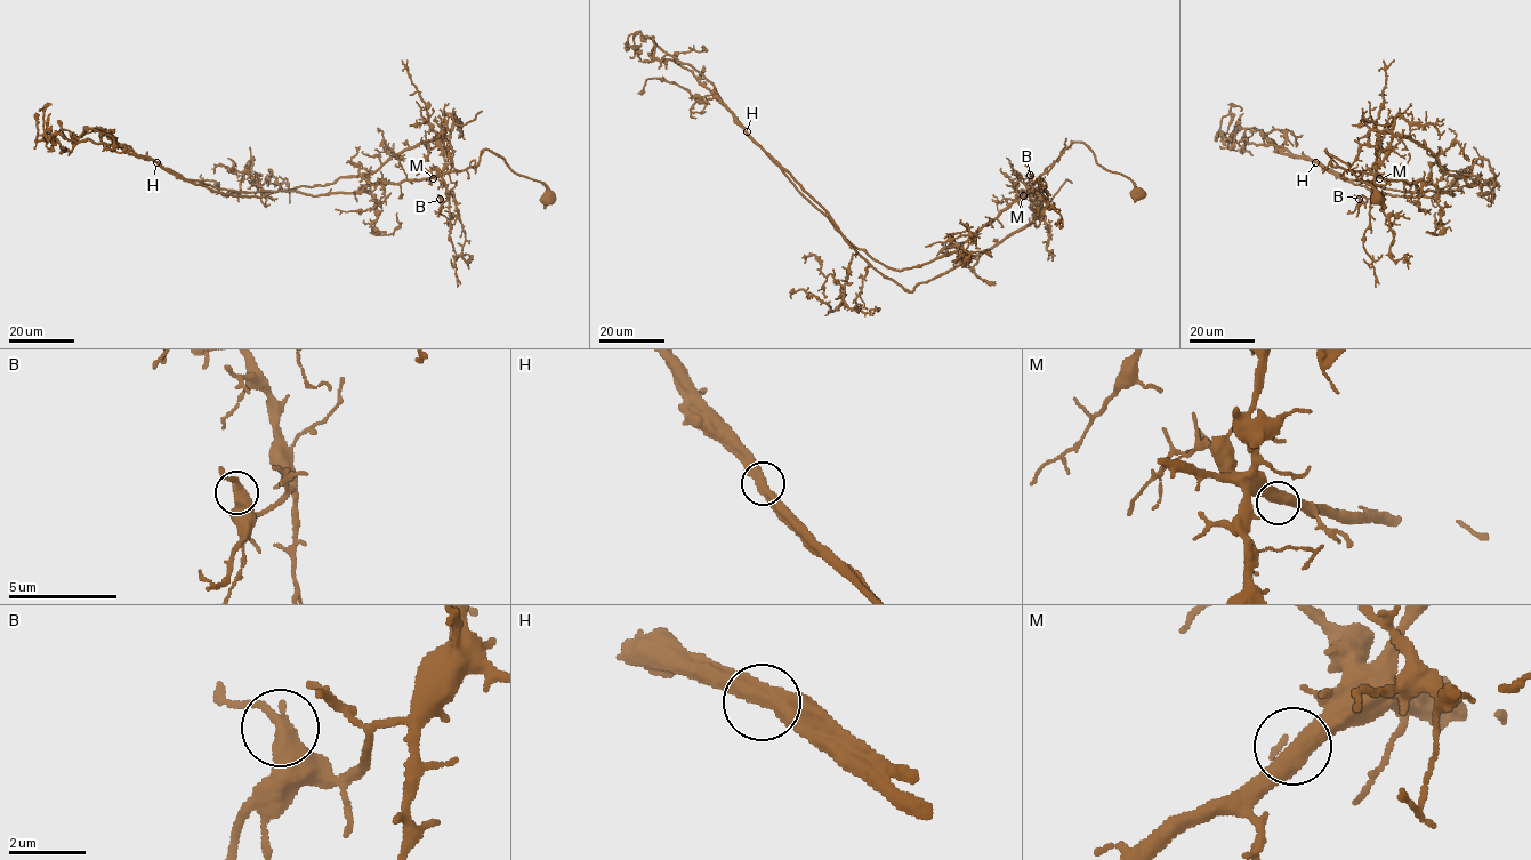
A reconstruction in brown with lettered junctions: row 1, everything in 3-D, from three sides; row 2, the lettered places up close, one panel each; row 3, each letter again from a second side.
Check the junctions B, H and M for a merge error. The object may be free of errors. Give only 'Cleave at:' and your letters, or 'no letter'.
Cleave at: H

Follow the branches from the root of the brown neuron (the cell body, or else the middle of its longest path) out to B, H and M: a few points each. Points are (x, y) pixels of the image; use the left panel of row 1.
B: (546, 197), (540, 182), (516, 175), (484, 149), (475, 167), (441, 175), (449, 198), (440, 199)
H: (546, 197), (540, 182), (516, 175), (486, 149), (475, 167), (321, 195), (217, 189), (169, 173), (156, 162)
M: (546, 197), (546, 187), (540, 182), (516, 175), (501, 158), (486, 149), (475, 167), (433, 178)

